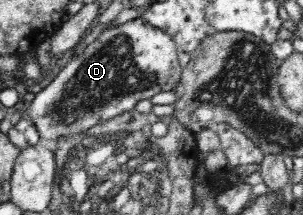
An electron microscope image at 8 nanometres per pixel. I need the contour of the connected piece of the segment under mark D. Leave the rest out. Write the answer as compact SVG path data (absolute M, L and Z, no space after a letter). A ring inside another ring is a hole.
M139 18L105 27L80 56L70 61L48 87L35 95L28 105L27 113L34 120L40 136L53 141L53 150L56 149L55 141L62 136L83 132L93 125L109 120L119 112L132 110L140 99L150 100L160 91L172 91L182 68L178 63L178 49L174 40L164 30L148 24L148 21Z

